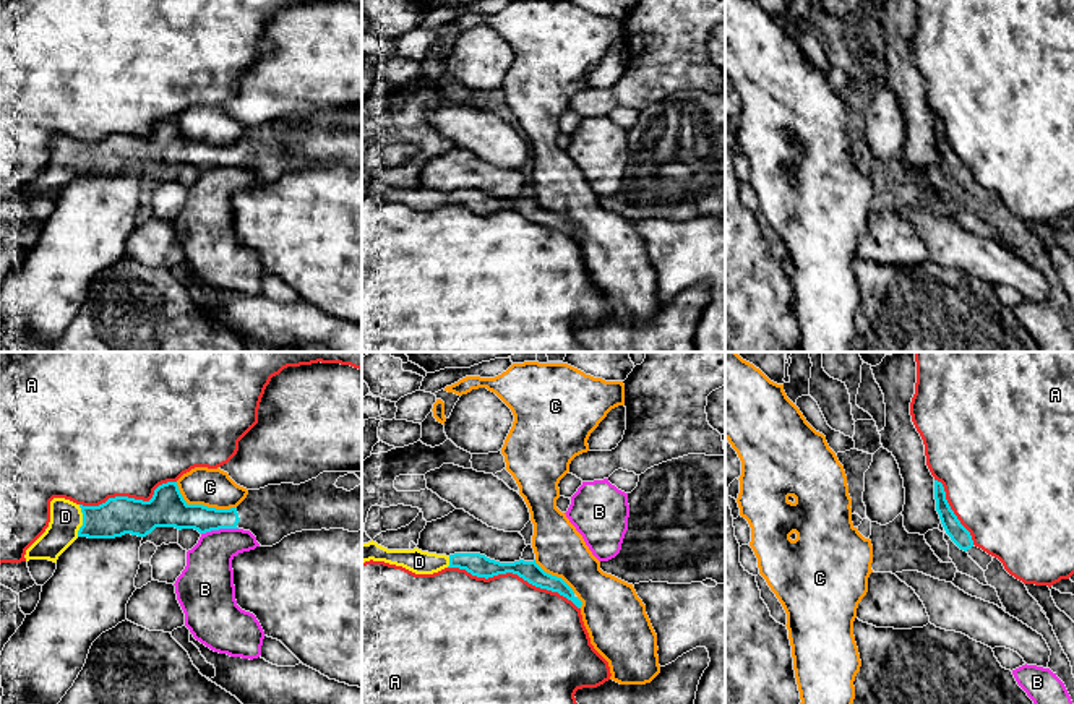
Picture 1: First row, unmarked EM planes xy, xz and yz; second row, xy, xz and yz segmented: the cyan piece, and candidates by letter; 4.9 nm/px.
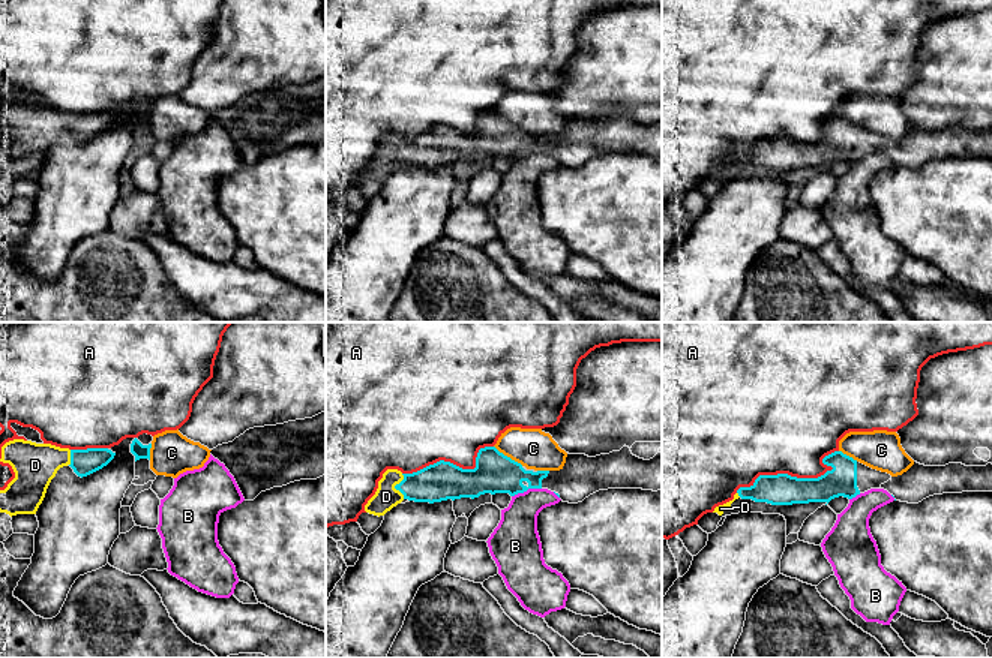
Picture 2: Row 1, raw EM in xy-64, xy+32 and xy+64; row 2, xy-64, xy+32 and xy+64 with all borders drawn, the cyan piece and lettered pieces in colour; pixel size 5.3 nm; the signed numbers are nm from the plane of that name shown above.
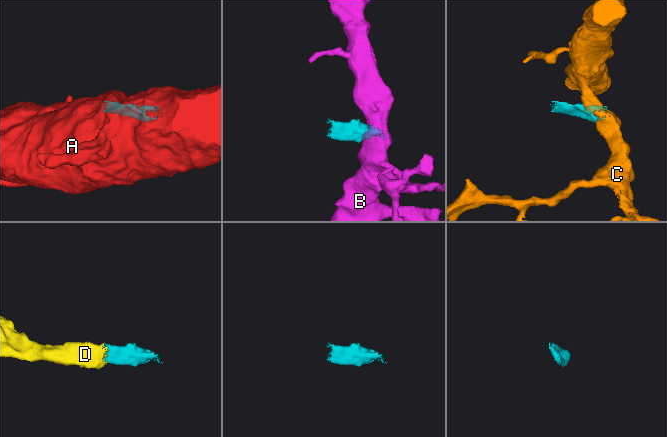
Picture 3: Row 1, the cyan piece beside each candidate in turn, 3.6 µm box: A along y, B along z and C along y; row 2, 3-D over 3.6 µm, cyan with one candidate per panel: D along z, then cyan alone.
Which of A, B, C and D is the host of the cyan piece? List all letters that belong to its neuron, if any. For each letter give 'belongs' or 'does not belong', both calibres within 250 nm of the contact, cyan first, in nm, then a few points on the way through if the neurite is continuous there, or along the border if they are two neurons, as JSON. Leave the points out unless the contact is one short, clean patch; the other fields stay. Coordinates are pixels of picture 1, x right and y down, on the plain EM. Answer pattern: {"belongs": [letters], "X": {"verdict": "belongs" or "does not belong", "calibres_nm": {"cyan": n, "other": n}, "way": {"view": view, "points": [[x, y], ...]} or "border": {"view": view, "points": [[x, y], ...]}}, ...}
{"belongs": ["D"], "A": {"verdict": "does not belong", "calibres_nm": {"cyan": 110, "other": 460}}, "B": {"verdict": "does not belong", "calibres_nm": {"cyan": 160, "other": 260}, "border": {"view": "xy", "points": [[237, 164], [219, 164], [201, 171]]}}, "C": {"verdict": "does not belong", "calibres_nm": {"cyan": 190, "other": 190}, "border": {"view": "xy", "points": [[176, 119], [180, 132], [189, 140], [236, 145]]}}, "D": {"verdict": "belongs", "calibres_nm": {"cyan": 190, "other": 160}, "way": {"view": "xy", "points": [[117, 153], [107, 158], [83, 158], [70, 158], [65, 153]]}}}

